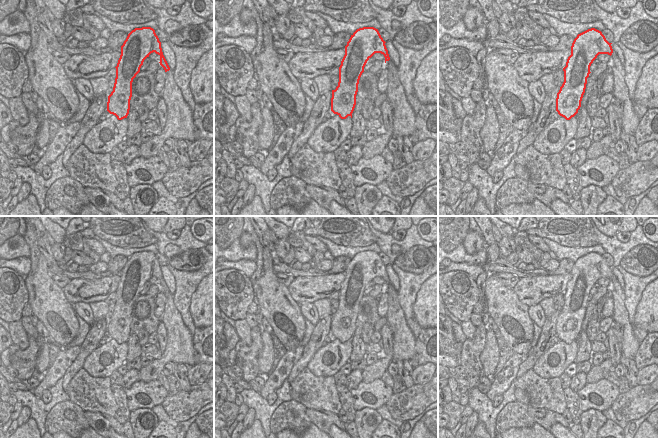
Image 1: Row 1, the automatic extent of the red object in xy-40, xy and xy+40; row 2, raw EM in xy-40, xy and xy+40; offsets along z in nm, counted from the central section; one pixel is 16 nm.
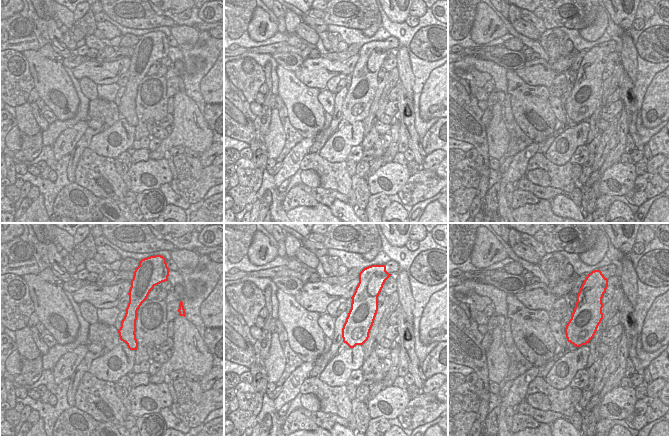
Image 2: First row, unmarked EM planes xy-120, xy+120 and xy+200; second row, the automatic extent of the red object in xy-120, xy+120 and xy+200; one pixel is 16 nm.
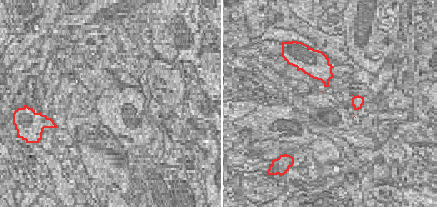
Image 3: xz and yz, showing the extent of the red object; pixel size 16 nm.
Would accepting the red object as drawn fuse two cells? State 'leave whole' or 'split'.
leave whole

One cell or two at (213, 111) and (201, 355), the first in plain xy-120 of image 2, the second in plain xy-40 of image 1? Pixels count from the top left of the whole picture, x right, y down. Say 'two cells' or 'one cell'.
one cell

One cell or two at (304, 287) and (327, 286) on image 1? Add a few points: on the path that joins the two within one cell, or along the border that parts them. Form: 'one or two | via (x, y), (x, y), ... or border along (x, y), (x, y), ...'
one | via (310, 287), (321, 287)

